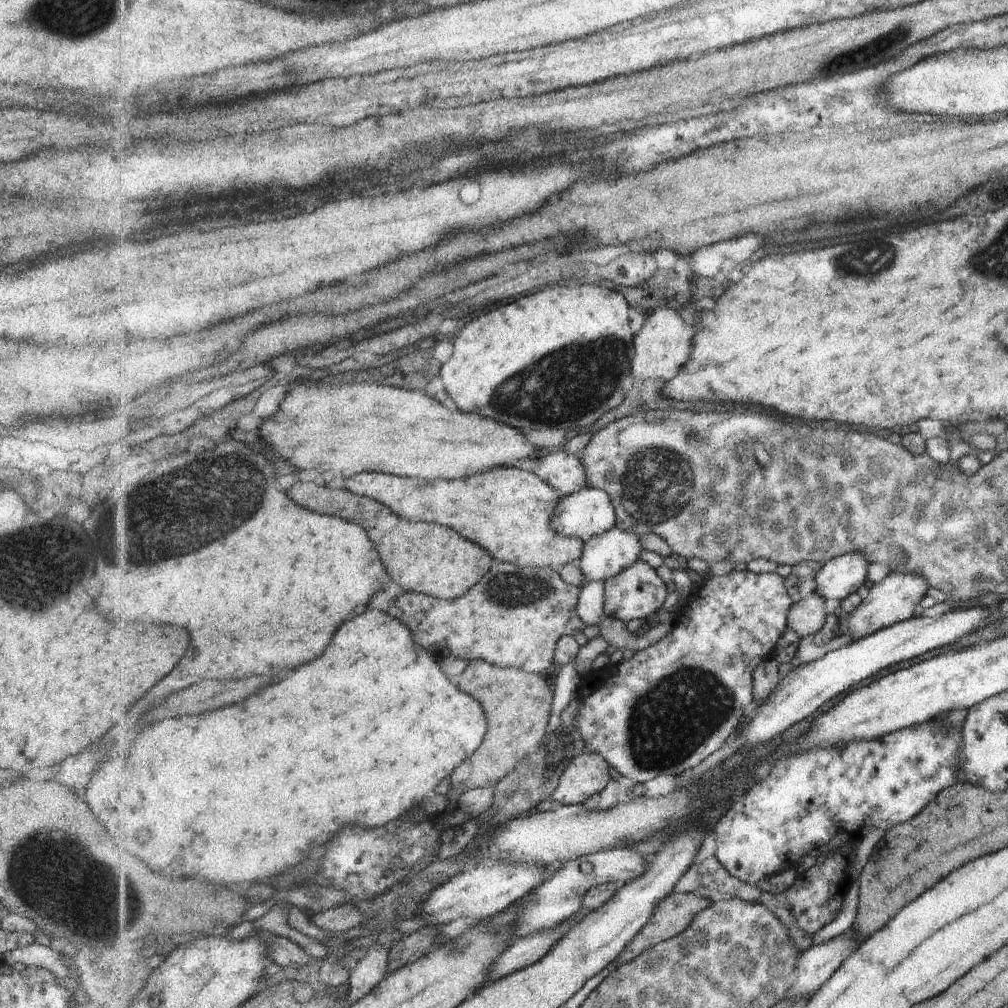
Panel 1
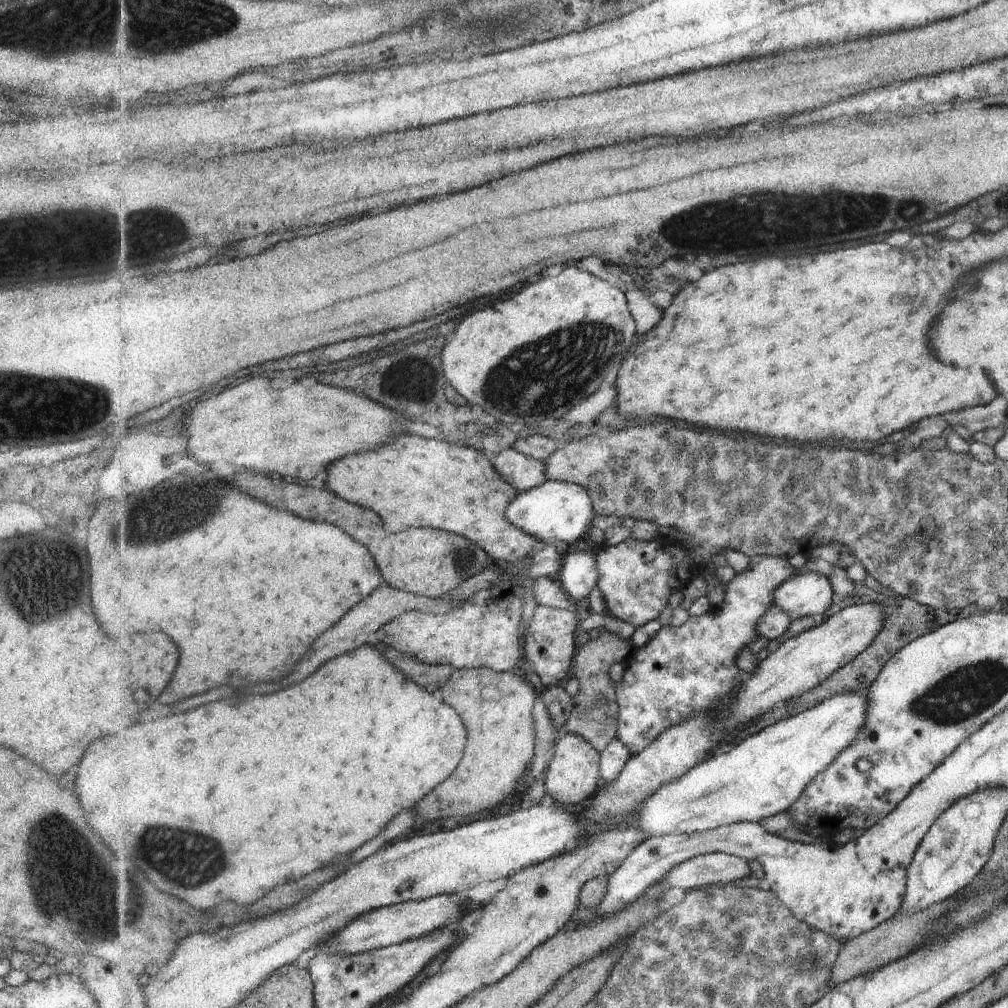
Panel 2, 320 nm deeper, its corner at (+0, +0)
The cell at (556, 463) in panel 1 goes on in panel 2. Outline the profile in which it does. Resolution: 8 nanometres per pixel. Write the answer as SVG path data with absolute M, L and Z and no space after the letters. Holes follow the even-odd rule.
M513 448L487 453L498 473L520 492L531 490L548 480L544 461L529 458Z

